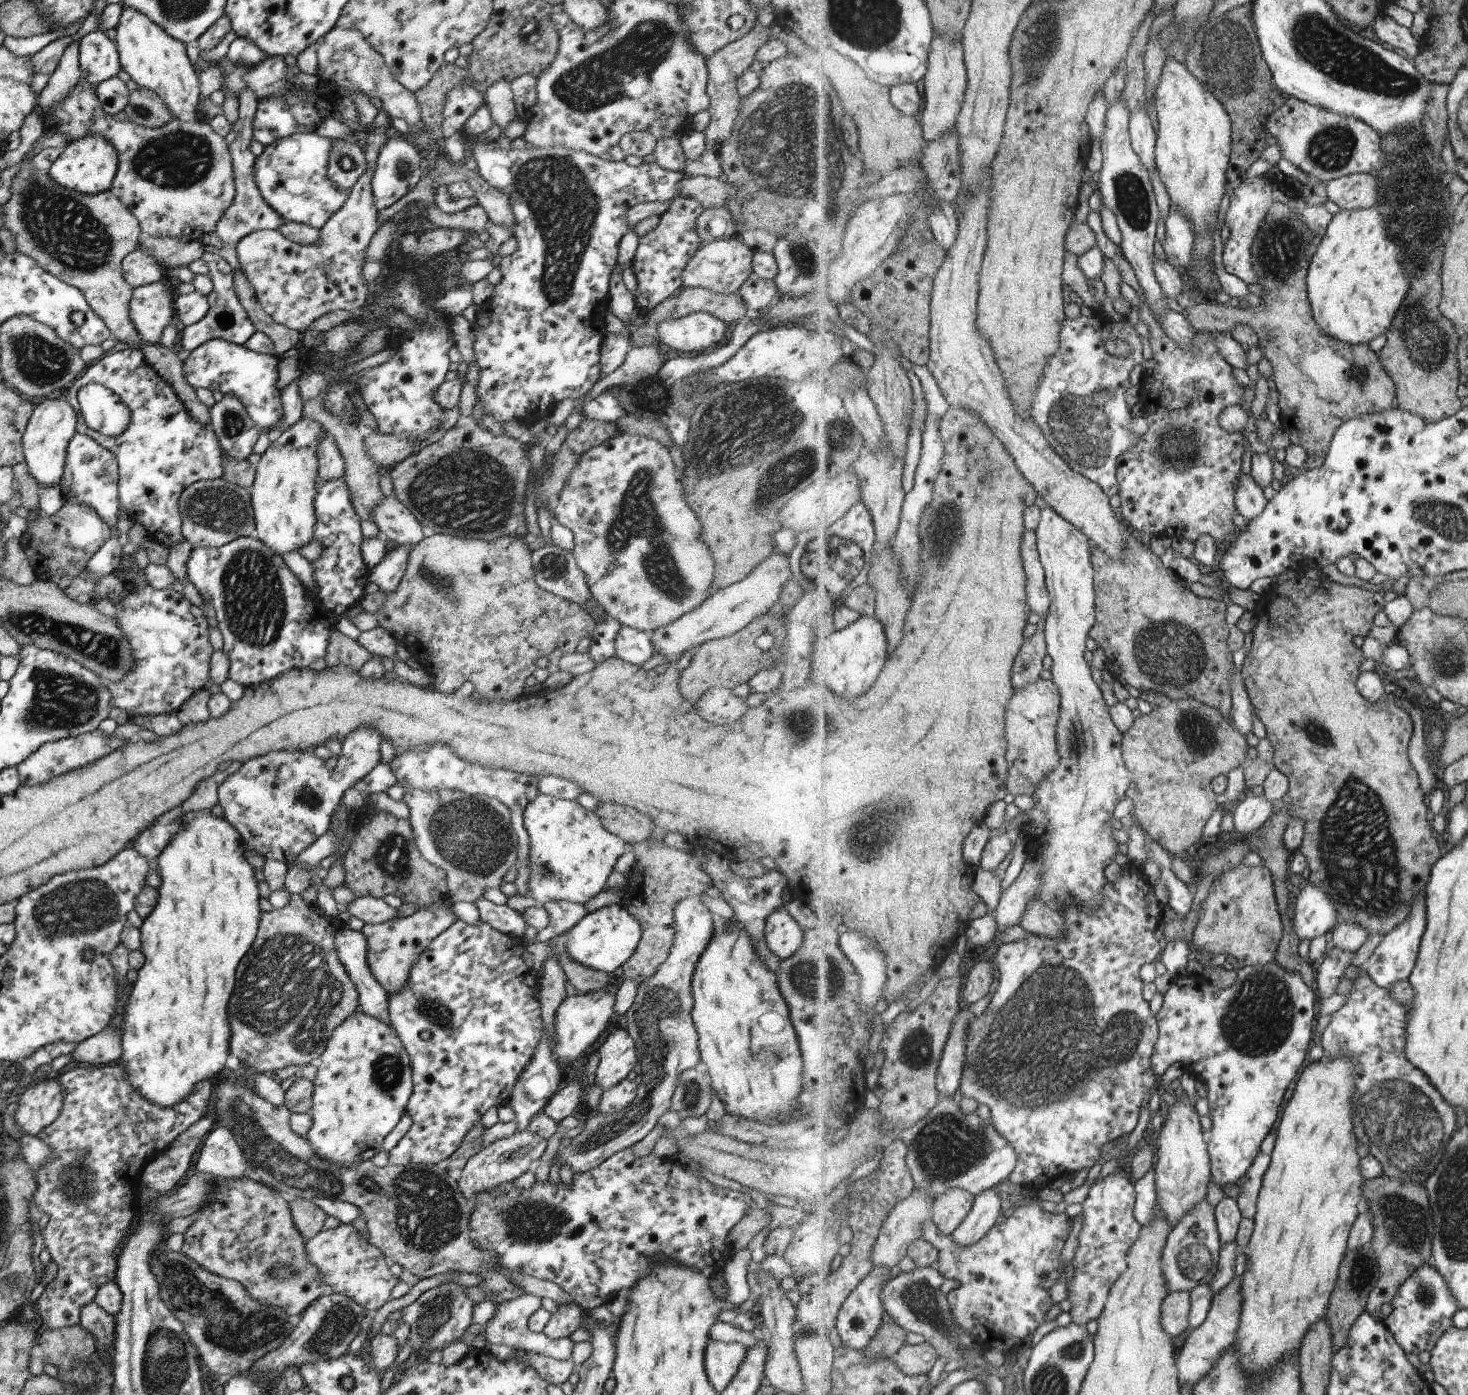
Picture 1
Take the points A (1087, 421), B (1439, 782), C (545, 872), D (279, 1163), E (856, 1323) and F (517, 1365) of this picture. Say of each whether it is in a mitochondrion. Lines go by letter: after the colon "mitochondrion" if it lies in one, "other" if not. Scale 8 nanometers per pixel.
A: mitochondrion
B: other
C: mitochondrion
D: mitochondrion
E: other
F: other

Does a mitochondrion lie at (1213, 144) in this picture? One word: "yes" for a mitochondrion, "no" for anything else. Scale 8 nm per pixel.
no

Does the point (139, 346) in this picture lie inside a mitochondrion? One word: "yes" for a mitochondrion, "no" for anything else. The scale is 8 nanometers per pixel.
no

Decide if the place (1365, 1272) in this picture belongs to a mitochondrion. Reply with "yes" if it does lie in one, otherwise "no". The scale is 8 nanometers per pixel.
yes

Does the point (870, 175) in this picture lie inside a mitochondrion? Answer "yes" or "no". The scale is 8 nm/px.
no

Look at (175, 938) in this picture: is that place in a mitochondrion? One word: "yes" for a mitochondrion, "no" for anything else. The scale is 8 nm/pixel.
no

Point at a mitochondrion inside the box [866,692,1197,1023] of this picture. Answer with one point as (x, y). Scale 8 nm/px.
(1080, 744)

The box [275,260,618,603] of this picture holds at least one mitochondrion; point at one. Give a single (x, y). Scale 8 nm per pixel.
(468, 491)

